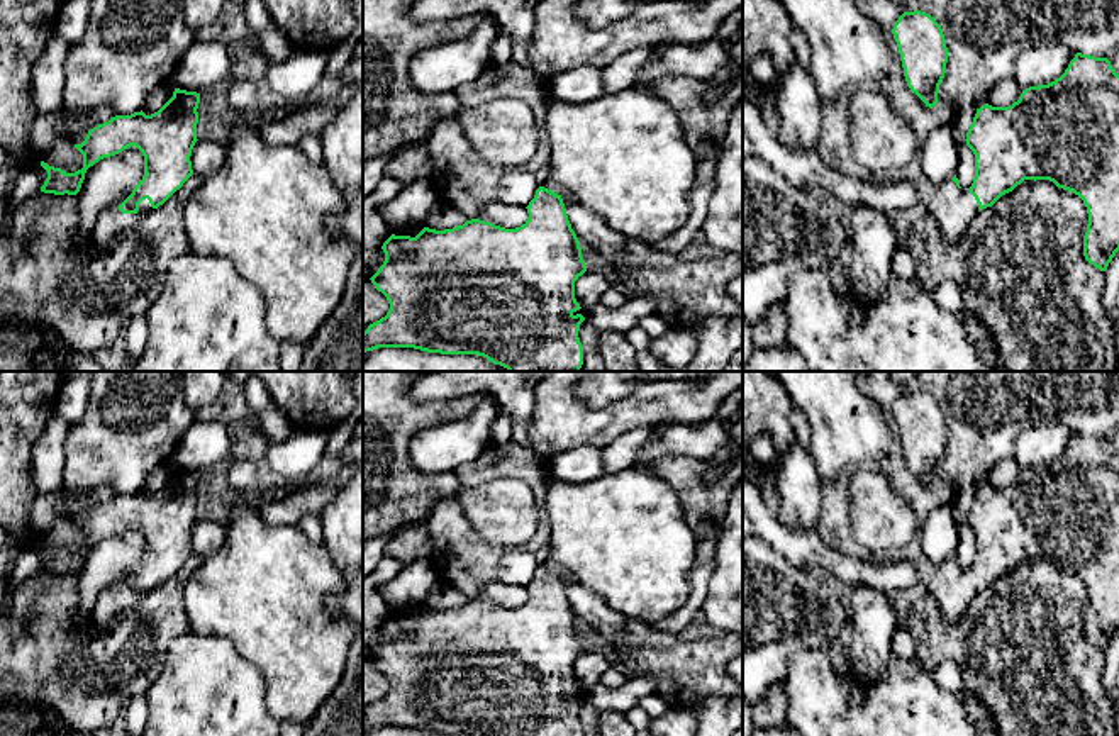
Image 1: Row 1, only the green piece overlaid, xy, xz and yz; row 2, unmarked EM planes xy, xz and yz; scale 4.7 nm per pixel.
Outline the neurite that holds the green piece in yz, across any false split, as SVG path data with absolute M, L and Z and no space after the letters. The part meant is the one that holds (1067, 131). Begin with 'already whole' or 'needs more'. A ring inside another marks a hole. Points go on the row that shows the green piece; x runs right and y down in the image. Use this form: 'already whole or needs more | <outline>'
needs more | M1077 53L1060 78L1022 90L1012 105L982 105L966 146L975 154L971 187L963 190L955 175L938 185L926 204L948 241L958 241L980 210L1024 180L1049 180L1083 200L1088 214L1083 256L1100 271L1107 270L1119 251L1119 75L1107 58Z

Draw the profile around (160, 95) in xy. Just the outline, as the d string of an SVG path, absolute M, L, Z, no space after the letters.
M161 85L154 88L149 98L146 100L142 112L146 115L158 112L173 97L173 92L175 92L173 85Z

